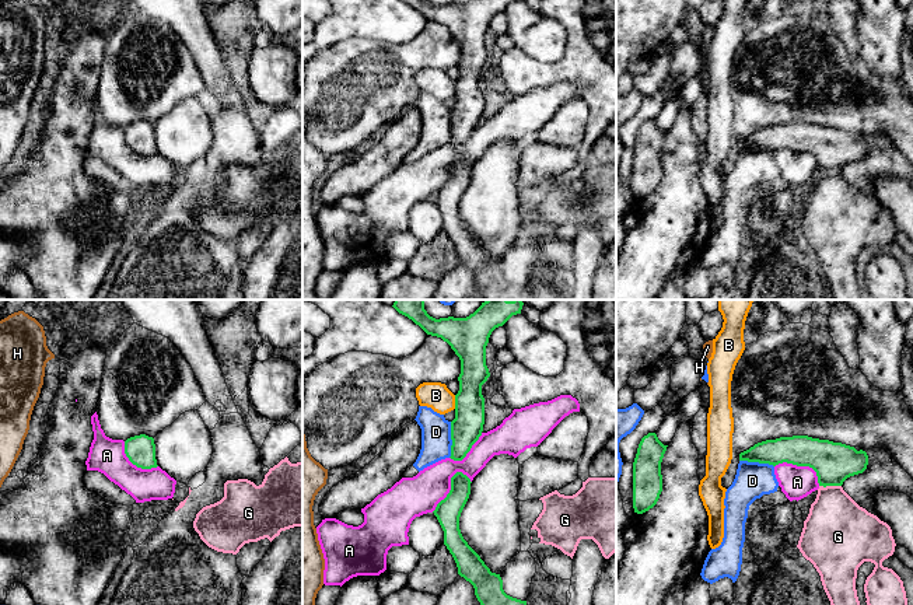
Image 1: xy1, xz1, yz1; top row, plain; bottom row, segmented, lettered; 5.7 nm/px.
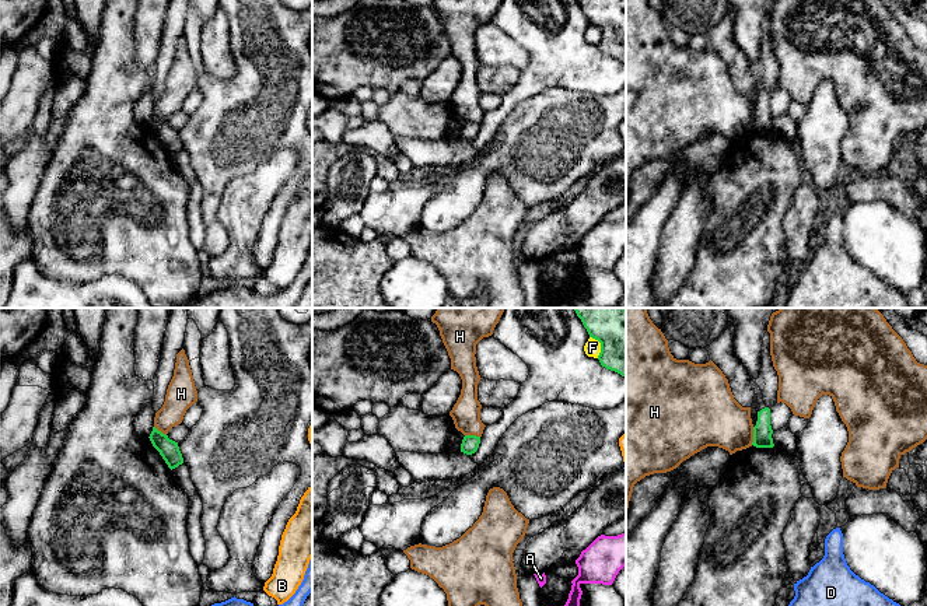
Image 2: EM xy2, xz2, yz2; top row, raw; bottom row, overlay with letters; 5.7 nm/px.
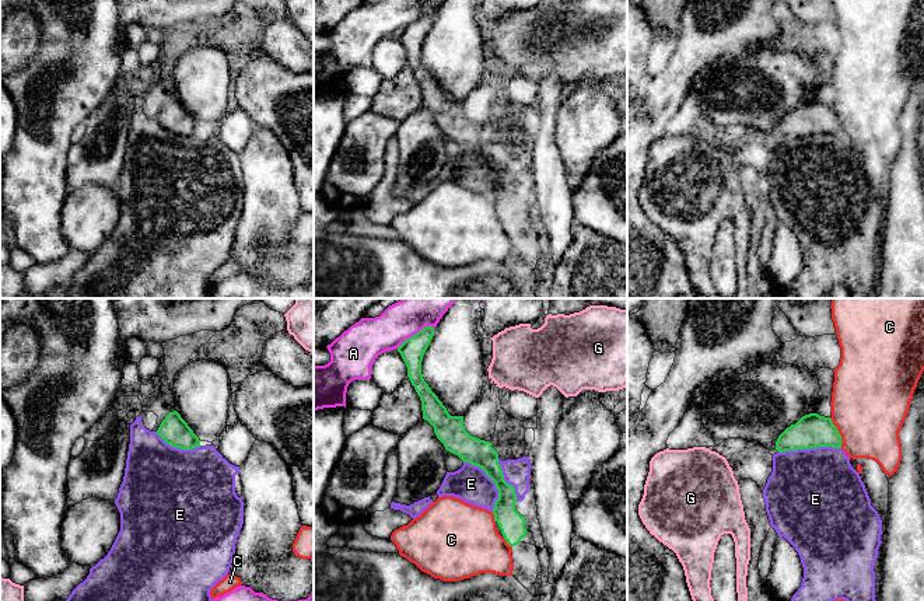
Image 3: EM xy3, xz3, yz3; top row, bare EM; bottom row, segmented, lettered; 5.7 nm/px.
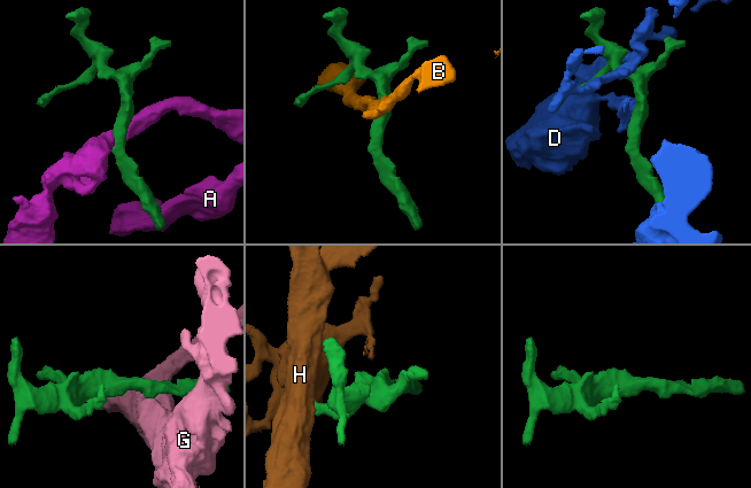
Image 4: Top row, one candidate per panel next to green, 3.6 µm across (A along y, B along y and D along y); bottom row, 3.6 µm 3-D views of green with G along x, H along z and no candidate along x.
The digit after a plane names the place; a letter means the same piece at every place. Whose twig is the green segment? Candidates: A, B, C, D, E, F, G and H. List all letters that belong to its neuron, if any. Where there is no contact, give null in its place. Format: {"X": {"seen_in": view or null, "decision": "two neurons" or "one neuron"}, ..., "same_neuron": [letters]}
{"A": {"seen_in": "xz1", "decision": "two neurons"}, "B": {"seen_in": "xz1", "decision": "two neurons"}, "C": {"seen_in": "yz3", "decision": "two neurons"}, "D": {"seen_in": "xz1", "decision": "two neurons"}, "E": {"seen_in": "yz3", "decision": "two neurons"}, "F": {"seen_in": "xz2", "decision": "two neurons"}, "G": {"seen_in": "yz1", "decision": "two neurons"}, "H": {"seen_in": "yz2", "decision": "two neurons"}, "same_neuron": []}

